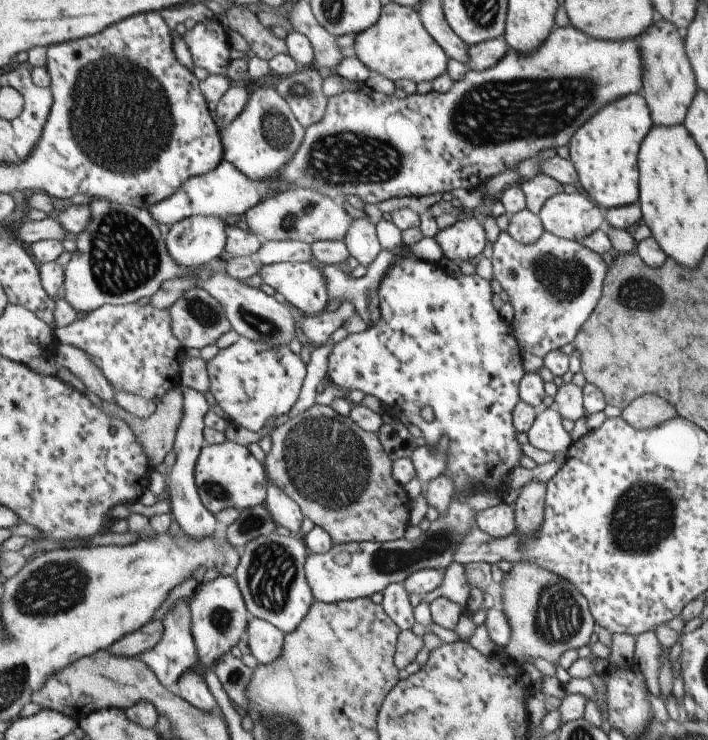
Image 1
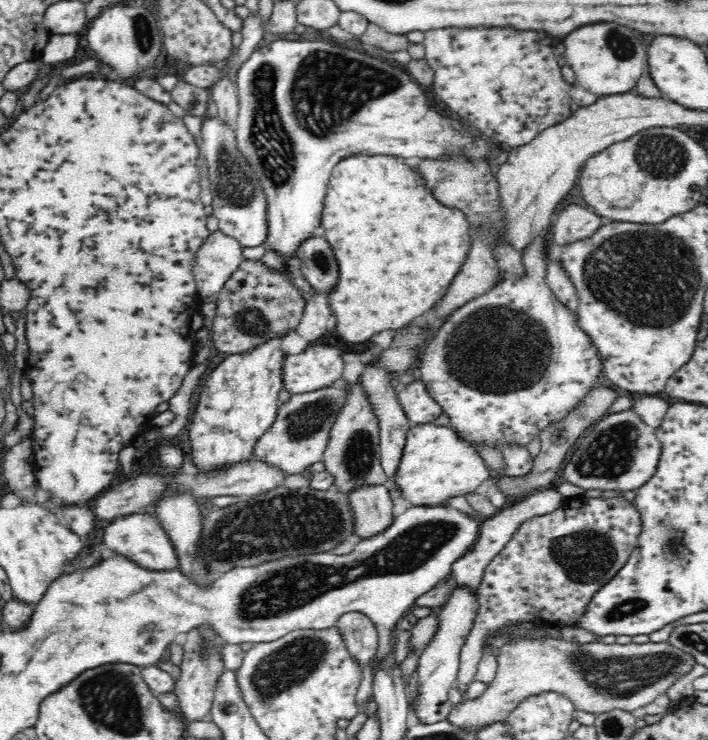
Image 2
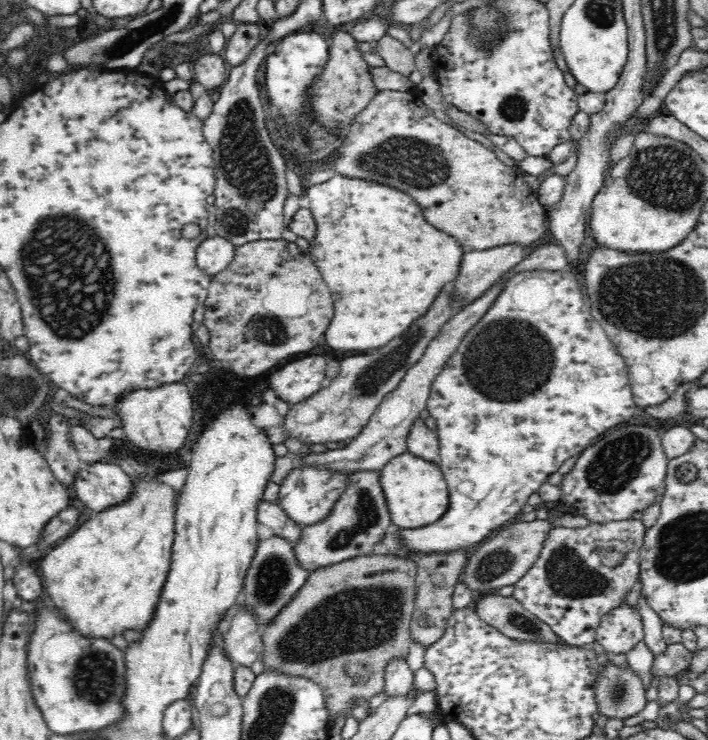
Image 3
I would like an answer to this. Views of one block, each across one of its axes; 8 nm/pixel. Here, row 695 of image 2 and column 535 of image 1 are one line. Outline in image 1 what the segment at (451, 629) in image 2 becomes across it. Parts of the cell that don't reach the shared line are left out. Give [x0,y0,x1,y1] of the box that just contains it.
[527,405,574,457]

